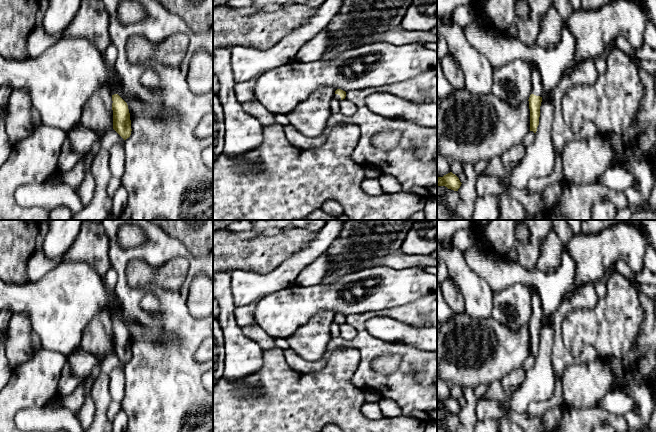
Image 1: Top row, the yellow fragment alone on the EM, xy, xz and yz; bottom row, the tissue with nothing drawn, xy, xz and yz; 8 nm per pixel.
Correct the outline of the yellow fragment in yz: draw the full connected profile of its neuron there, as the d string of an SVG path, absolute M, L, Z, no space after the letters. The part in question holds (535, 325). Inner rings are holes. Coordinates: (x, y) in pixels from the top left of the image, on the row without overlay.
M538 292L532 294L532 316L529 321L530 333L530 355L536 357L539 349L540 330L542 326L544 310L542 308L542 301Z

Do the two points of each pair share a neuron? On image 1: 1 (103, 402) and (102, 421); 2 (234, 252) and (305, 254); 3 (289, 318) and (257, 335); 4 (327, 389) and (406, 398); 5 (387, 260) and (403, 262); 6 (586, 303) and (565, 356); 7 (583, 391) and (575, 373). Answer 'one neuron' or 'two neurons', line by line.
1: one neuron
2: two neurons
3: two neurons
4: two neurons
5: one neuron
6: one neuron
7: one neuron

